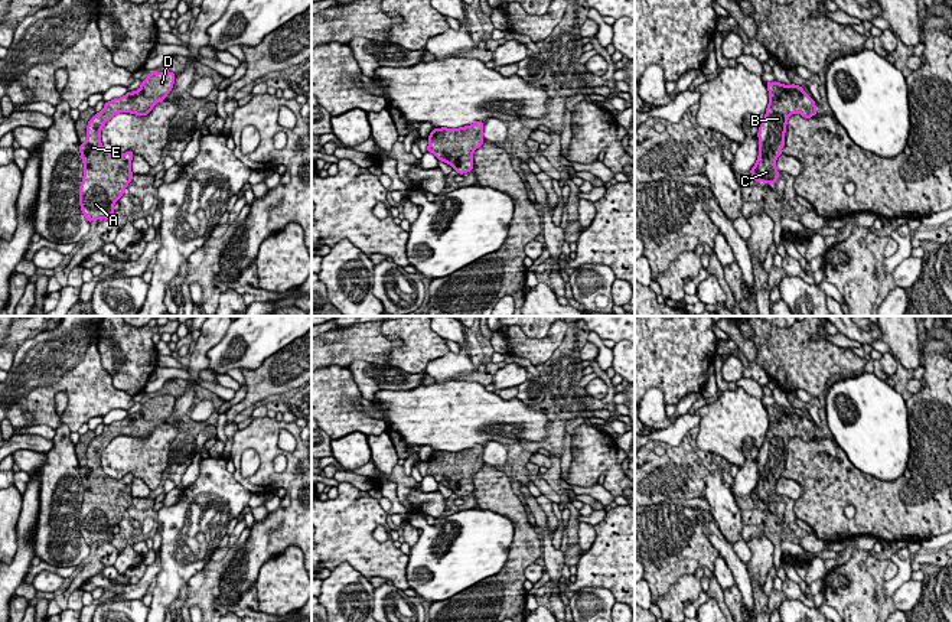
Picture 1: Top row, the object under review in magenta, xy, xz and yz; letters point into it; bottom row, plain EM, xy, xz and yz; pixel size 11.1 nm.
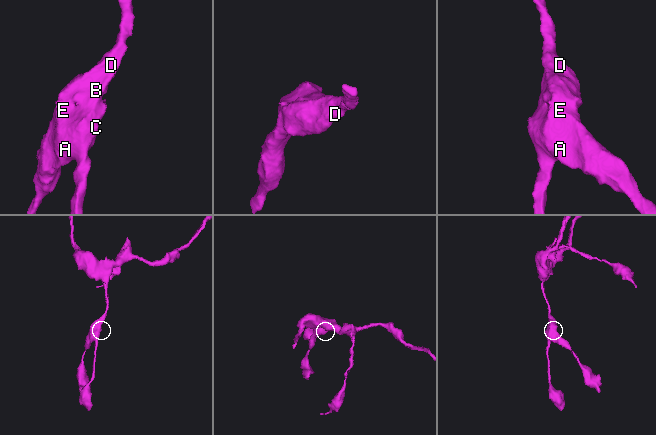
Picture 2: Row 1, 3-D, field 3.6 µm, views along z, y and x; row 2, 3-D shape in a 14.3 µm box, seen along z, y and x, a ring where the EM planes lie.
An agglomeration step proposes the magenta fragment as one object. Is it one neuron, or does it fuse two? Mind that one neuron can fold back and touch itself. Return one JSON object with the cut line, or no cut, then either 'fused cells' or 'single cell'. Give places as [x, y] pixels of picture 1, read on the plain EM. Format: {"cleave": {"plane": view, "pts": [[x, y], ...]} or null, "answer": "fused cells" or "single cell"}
{"cleave": null, "answer": "single cell"}

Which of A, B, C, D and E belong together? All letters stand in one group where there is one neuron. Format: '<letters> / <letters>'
A B C D E

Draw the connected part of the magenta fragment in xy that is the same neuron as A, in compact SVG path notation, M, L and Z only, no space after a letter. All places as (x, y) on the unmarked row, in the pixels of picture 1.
M153 394L140 411L104 427L101 436L88 444L87 465L81 466L79 476L84 485L84 499L79 509L79 528L88 546L111 543L114 527L123 520L133 502L131 483L134 476L108 476L101 466L101 452L118 436L147 439L153 430L166 423L175 407L175 395Z

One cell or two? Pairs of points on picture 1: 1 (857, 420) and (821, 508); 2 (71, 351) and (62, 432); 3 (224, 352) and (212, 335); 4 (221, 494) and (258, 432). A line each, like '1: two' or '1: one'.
1: two
2: two
3: two
4: two

